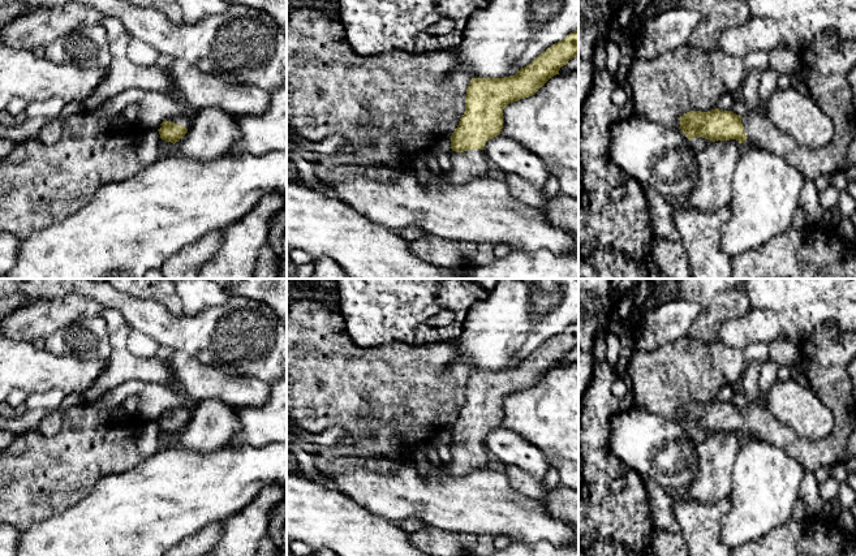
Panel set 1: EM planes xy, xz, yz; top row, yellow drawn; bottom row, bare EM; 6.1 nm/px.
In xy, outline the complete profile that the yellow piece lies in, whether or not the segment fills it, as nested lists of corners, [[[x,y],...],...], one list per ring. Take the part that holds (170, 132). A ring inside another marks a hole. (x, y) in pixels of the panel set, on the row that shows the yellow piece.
[[[181,113],[178,116],[172,116],[164,120],[159,126],[158,132],[160,138],[165,142],[176,143],[178,142],[188,132],[190,132],[193,124],[193,117]]]

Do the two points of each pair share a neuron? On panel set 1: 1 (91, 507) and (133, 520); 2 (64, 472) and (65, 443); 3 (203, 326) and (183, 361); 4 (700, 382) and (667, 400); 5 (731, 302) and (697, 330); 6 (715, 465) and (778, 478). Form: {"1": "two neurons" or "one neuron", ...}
{"1": "one neuron", "2": "one neuron", "3": "two neurons", "4": "one neuron", "5": "one neuron", "6": "two neurons"}

